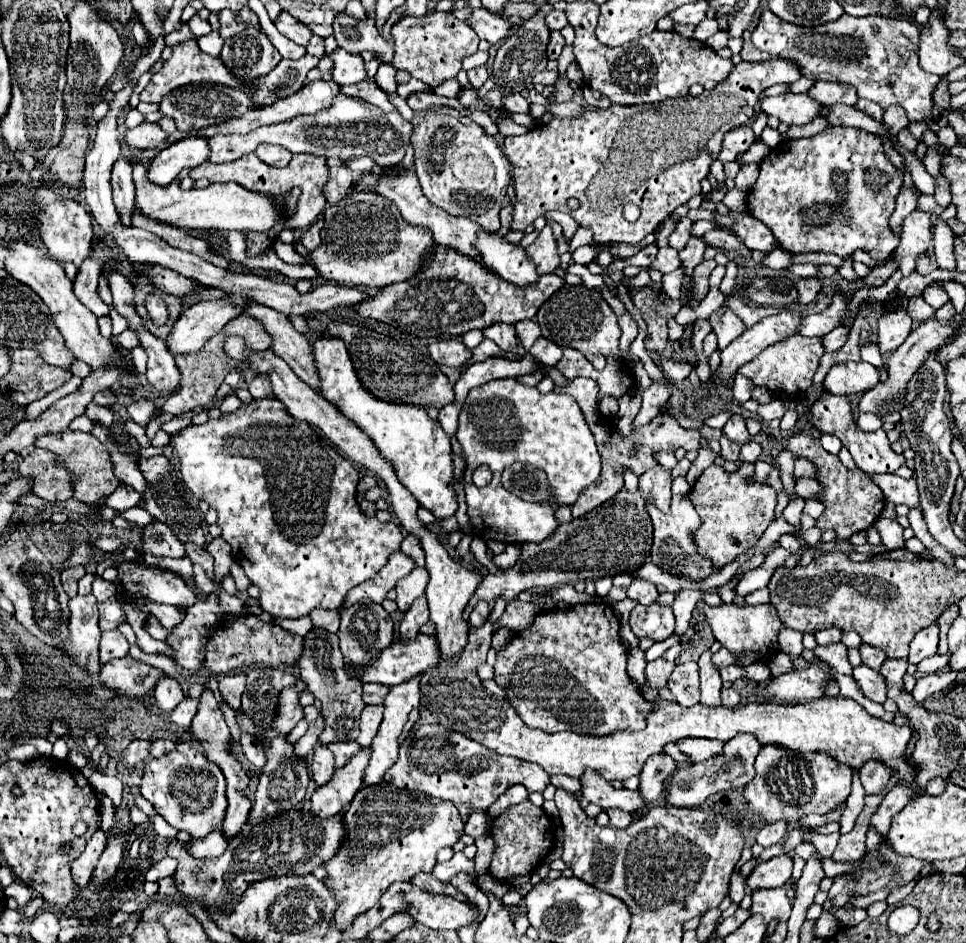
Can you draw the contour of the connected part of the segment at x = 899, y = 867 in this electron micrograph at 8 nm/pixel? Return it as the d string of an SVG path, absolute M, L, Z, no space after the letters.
M881 841L879 849L877 851L867 851L865 857L863 857L863 863L859 865L857 871L853 873L845 873L845 875L837 875L833 879L833 885L829 889L829 901L833 901L837 895L847 895L849 897L849 903L853 903L853 899L859 899L863 895L869 895L873 891L879 891L879 889L889 889L889 891L895 891L895 889L901 889L905 887L907 883L911 883L913 879L917 879L917 875L921 873L923 865L927 865L929 861L919 861L915 857L907 857L907 855L901 855L897 851L891 849L891 845L887 841Z

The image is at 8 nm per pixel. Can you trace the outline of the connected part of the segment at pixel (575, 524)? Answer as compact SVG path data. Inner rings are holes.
M627 489L619 491L607 503L595 507L595 511L585 513L583 517L577 517L577 519L573 519L567 525L559 525L555 529L555 535L551 535L551 539L547 539L547 543L523 543L519 561L511 569L507 569L507 571L503 571L494 565L492 558L487 554L486 541L482 537L476 536L470 546L471 552L474 554L476 560L487 568L490 573L487 573L483 577L483 581L475 589L473 597L469 599L469 603L467 603L463 612L463 618L467 622L469 621L469 615L473 611L473 607L481 599L485 599L485 601L497 601L499 597L503 597L509 603L509 601L513 601L523 591L545 591L545 589L553 589L553 587L567 585L567 583L573 585L577 581L589 581L589 579L597 581L597 579L613 577L613 575L619 575L619 573L631 573L633 575L633 573L637 573L639 565L643 565L643 563L649 561L651 543L653 543L653 525L651 525L649 513L645 509L643 497L639 495L639 491L629 493Z

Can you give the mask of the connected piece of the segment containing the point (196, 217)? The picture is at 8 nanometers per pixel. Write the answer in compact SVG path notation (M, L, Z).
M142 164L133 166L132 178L135 183L135 205L139 211L149 215L159 223L171 223L185 229L221 229L221 231L269 231L277 223L285 223L295 213L299 201L299 189L291 189L283 199L275 199L271 195L263 195L257 191L249 191L239 183L213 183L205 189L183 191L179 181L174 180L167 187L159 187L149 183L146 169Z

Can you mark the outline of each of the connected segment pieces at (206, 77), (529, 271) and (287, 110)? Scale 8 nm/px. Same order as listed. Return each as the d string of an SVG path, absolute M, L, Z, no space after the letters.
M191 39L191 41L179 43L179 45L173 47L173 55L163 63L163 69L153 75L153 79L149 81L149 85L141 91L141 97L139 97L139 99L141 99L143 103L161 103L163 95L171 93L173 89L183 87L183 85L189 85L189 83L199 83L199 81L227 85L227 87L239 89L239 91L243 91L243 93L247 93L247 95L253 95L253 93L255 93L255 85L253 85L253 83L243 83L241 79L237 79L237 77L227 69L227 65L223 63L221 57L213 57L213 55L203 53L203 51L197 47L197 41Z
M479 229L479 251L483 251L483 261L499 273L505 281L529 287L539 281L539 273L535 271L535 263L525 253L521 245L513 245L505 241L501 235Z
M319 79L319 81L313 81L313 83L307 83L305 87L301 87L299 91L295 91L293 95L287 95L283 99L279 99L277 103L269 105L269 107L263 107L263 109L255 109L255 111L249 111L247 115L243 117L237 117L237 119L231 119L223 125L215 125L215 127L205 127L205 129L199 129L199 131L191 131L197 133L197 135L203 135L205 139L211 139L213 135L217 133L247 133L247 131L253 131L257 127L263 127L263 125L271 125L271 123L283 123L283 121L289 121L293 117L299 117L299 115L315 115L327 107L331 107L331 101L341 95L341 87L335 83L335 81L325 81L325 79Z

